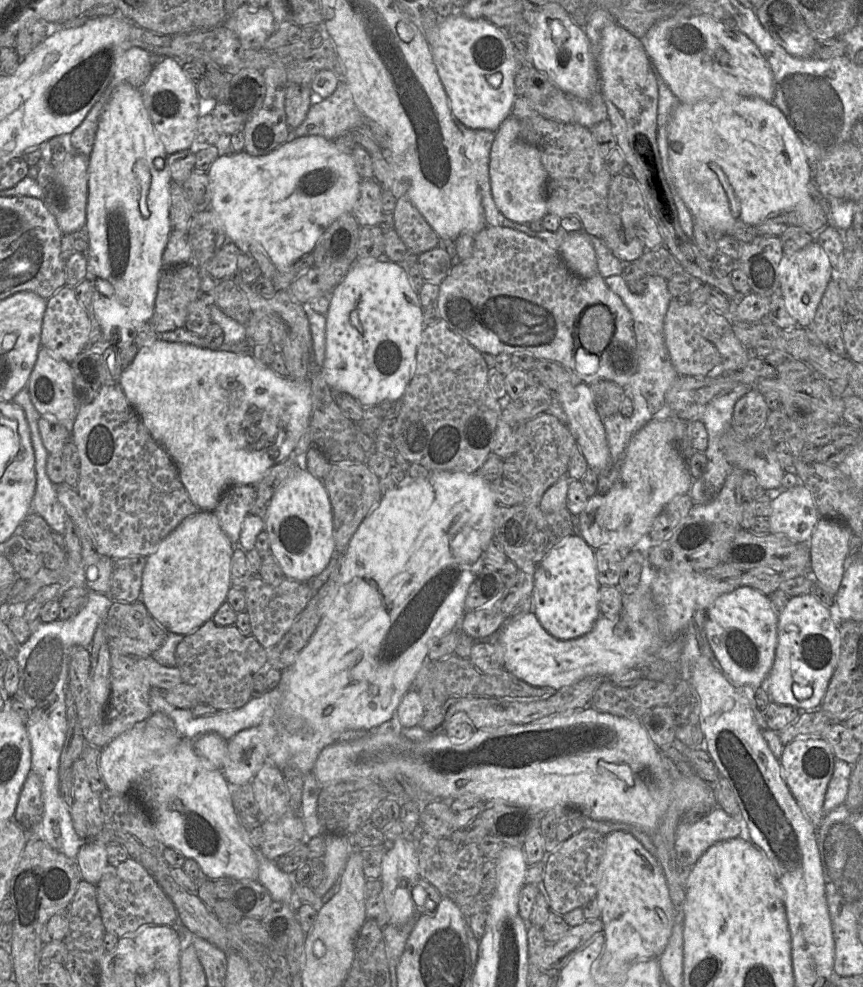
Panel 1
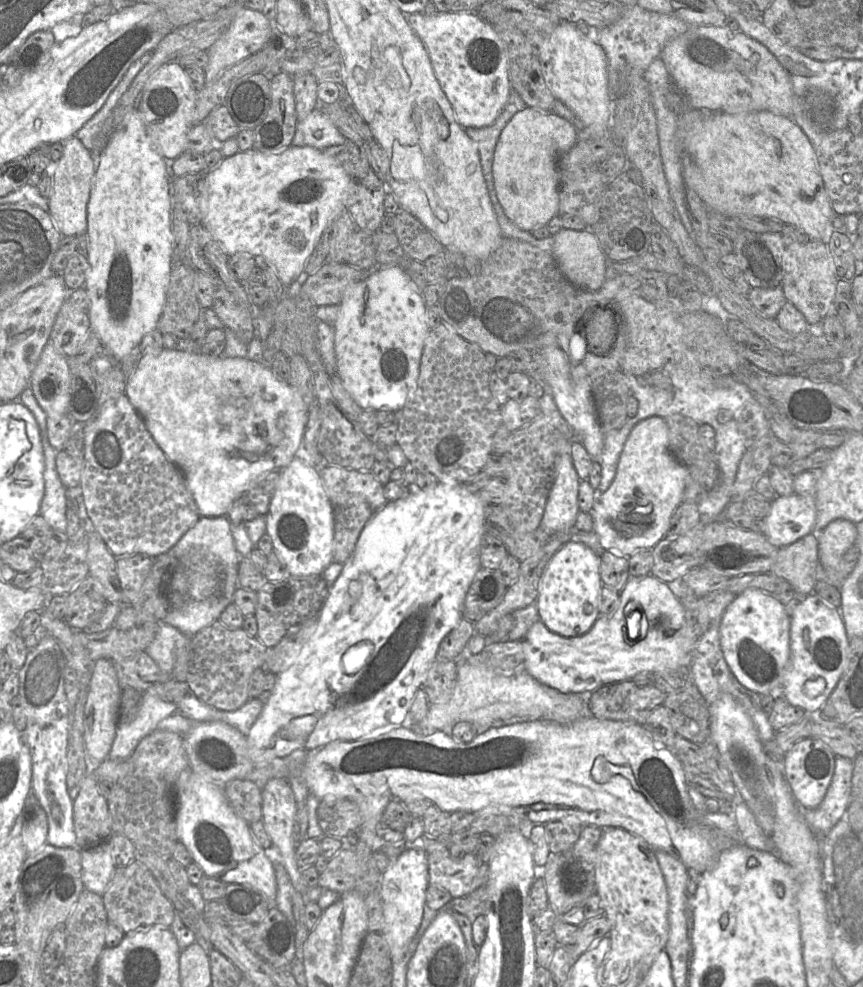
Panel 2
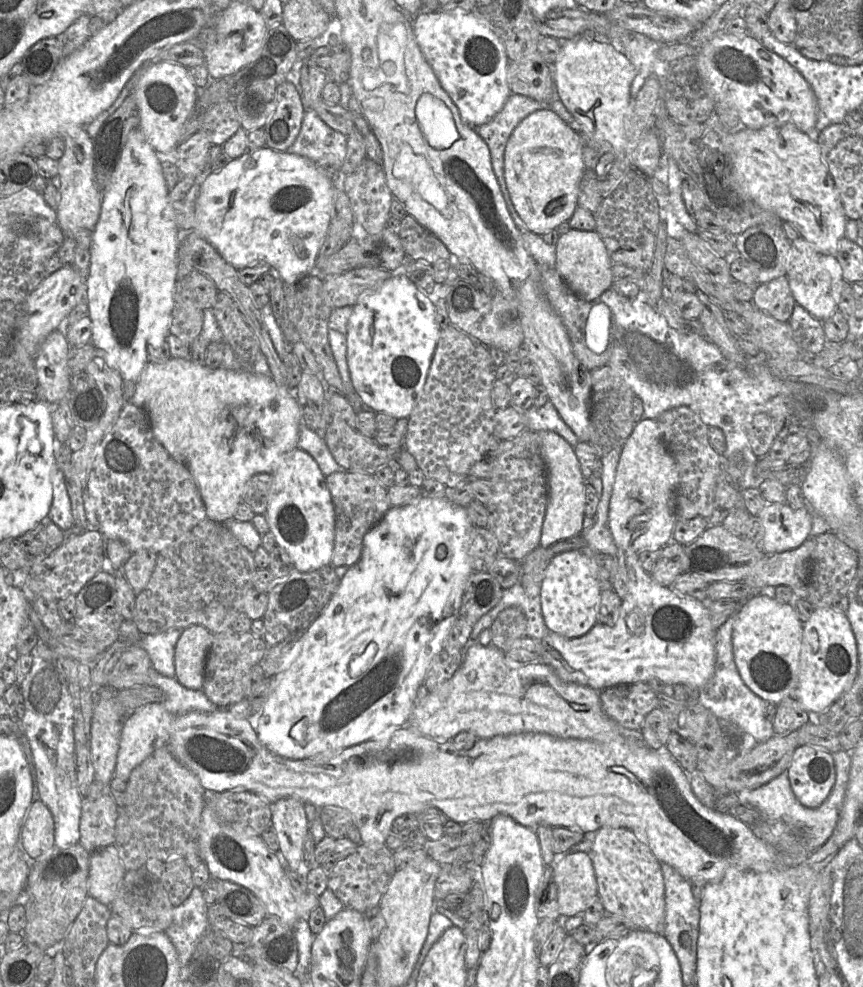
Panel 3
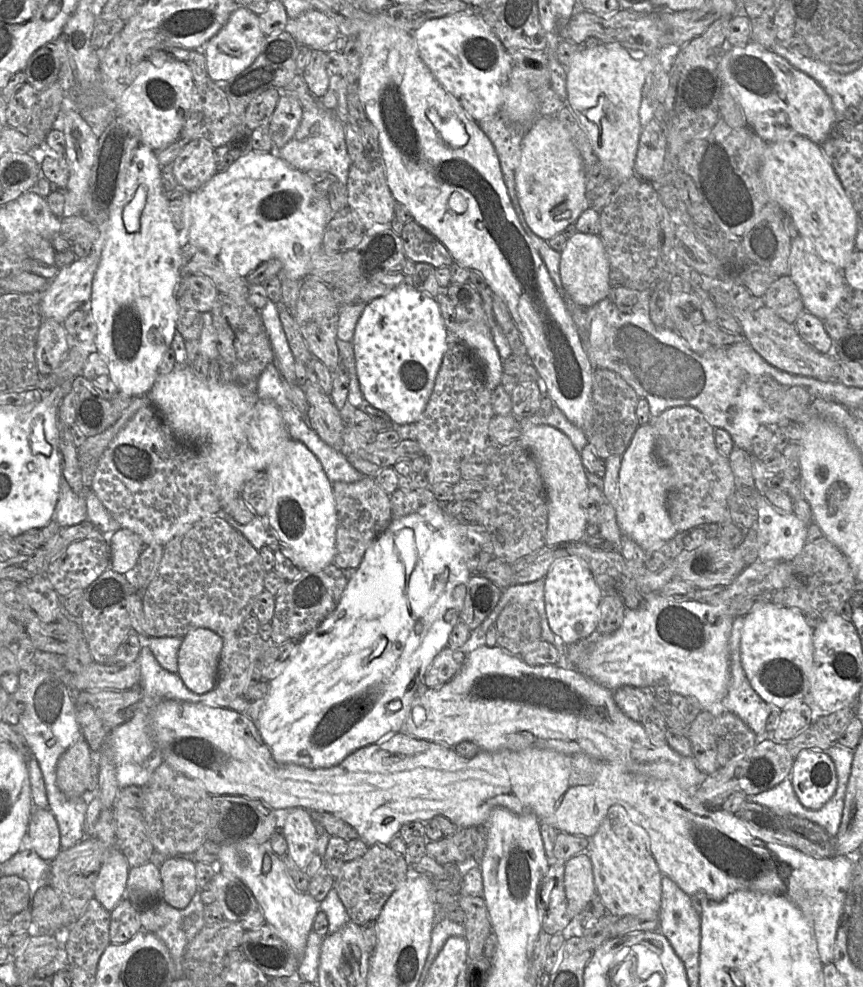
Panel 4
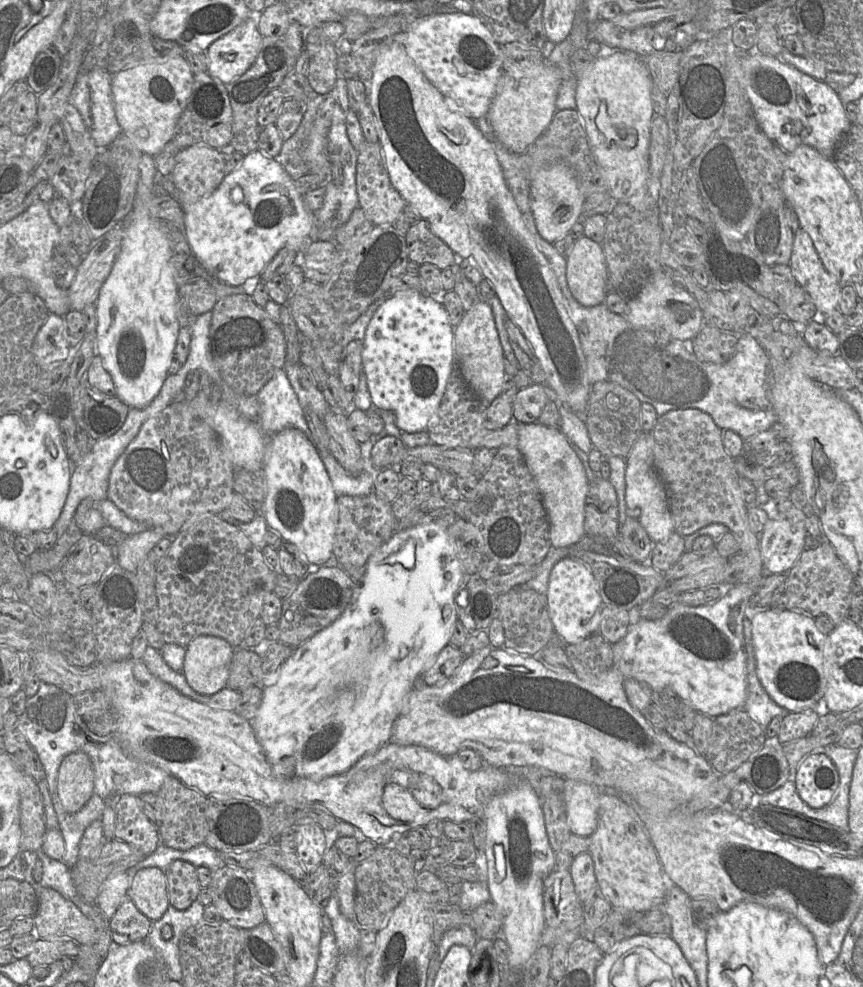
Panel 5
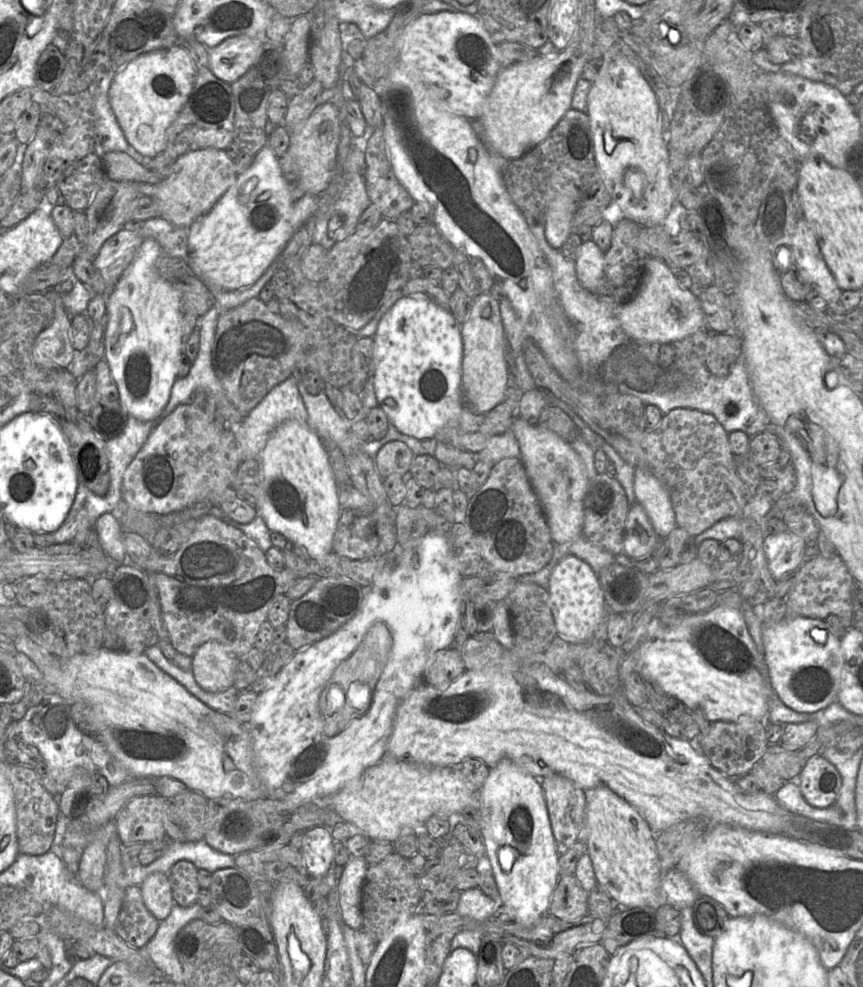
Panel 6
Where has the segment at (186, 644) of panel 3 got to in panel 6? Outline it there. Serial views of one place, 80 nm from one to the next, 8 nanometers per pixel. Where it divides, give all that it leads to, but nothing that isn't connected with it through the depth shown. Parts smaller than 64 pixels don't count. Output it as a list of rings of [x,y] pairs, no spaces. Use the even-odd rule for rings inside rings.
[[[217,641],[203,643],[192,656],[191,672],[205,691],[220,692],[233,686],[236,655]]]

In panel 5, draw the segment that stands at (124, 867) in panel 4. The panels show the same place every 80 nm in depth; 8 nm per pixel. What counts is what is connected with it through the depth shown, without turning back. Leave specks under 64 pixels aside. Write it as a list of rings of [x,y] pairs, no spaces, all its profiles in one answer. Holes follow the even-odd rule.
[[[127,871],[111,875],[102,885],[96,899],[97,908],[104,917],[110,920],[121,905],[129,891]]]

